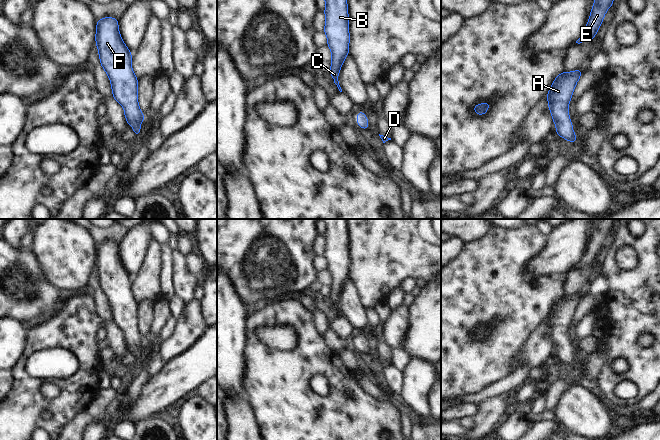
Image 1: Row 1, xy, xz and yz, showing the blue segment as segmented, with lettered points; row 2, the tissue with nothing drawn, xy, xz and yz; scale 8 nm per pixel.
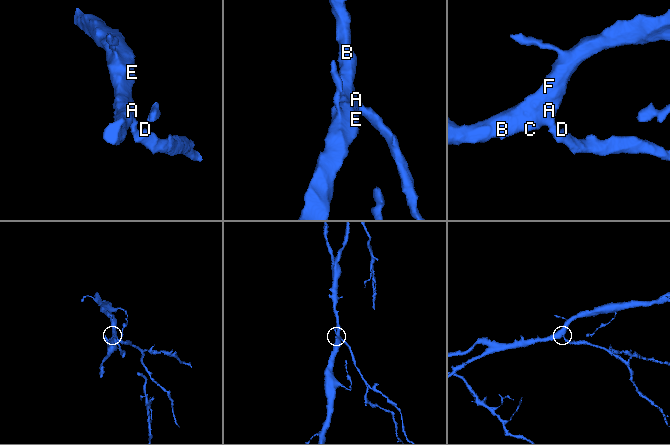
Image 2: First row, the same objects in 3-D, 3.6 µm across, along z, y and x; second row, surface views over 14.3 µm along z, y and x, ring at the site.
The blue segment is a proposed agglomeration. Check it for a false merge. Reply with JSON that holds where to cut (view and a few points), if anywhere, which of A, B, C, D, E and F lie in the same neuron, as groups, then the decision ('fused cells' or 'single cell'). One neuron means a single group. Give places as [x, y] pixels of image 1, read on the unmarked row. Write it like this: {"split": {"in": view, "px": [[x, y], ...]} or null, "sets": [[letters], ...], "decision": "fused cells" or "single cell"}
{"split": null, "sets": [["A", "B", "C", "D", "E", "F"]], "decision": "single cell"}

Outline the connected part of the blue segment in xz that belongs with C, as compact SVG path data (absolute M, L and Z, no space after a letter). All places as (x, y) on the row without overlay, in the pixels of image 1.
M320 219L326 225L324 239L326 246L324 257L327 260L327 270L331 274L332 284L330 298L340 316L339 295L349 279L350 258L348 252L349 239L347 230L347 219Z

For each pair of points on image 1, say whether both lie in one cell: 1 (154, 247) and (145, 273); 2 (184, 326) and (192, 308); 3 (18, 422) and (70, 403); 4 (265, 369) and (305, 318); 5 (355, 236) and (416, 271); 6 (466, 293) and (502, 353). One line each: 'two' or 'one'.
1: one
2: one
3: one
4: one
5: one
6: one

